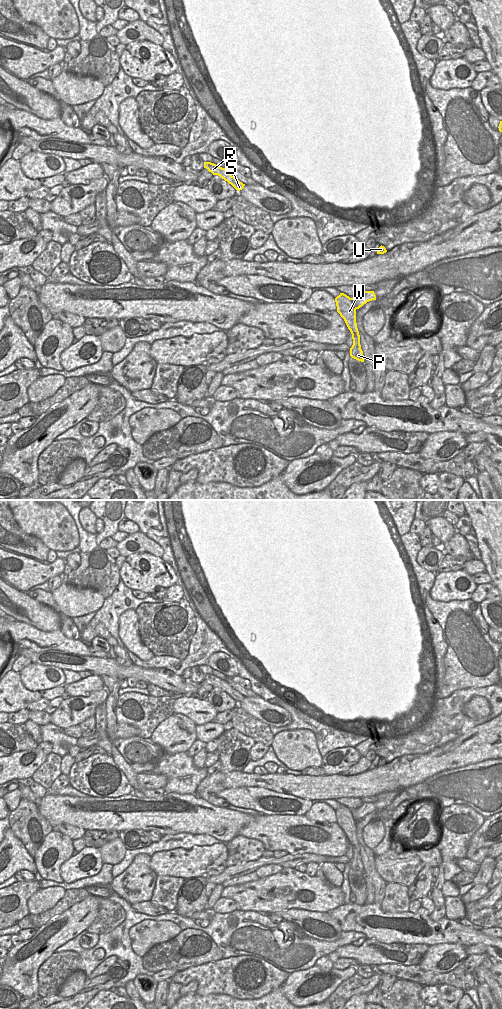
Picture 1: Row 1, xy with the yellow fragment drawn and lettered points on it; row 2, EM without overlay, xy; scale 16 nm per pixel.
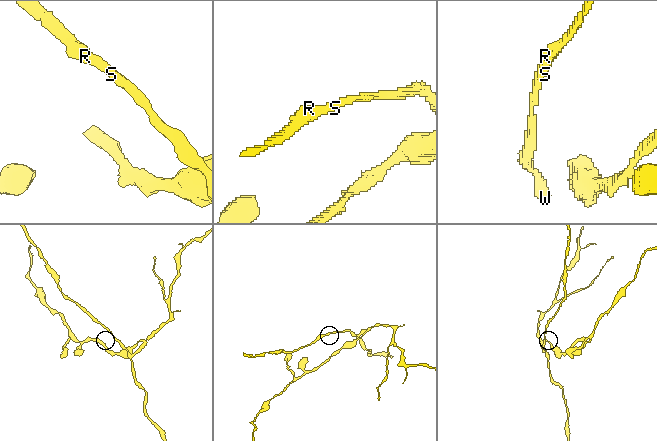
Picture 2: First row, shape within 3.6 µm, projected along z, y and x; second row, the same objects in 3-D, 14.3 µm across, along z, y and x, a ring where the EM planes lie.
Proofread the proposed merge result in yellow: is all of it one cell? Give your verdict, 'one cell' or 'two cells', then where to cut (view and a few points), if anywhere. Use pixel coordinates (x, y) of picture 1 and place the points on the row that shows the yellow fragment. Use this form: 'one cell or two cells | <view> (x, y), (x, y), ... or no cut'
two cells | xy (352, 298), (352, 304), (355, 309)

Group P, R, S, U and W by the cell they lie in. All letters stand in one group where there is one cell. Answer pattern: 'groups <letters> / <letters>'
groups P R S W / U

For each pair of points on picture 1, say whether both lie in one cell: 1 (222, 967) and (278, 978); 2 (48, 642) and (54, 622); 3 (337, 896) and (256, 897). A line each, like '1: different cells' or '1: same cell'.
1: same cell
2: different cells
3: same cell

